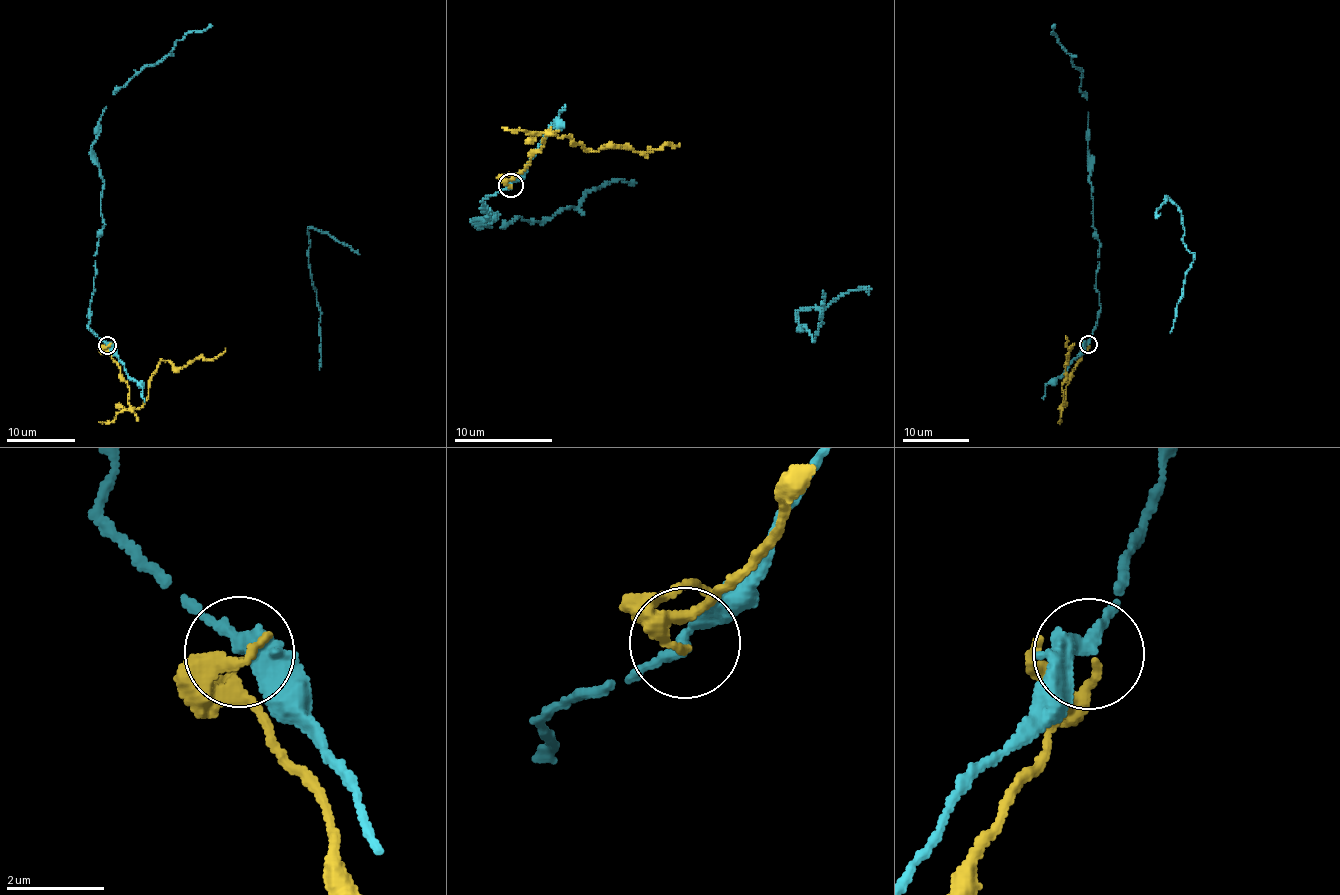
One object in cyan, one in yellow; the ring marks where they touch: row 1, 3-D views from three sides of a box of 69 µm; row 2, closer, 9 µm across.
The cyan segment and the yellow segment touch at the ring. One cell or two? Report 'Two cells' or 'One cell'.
Two cells

